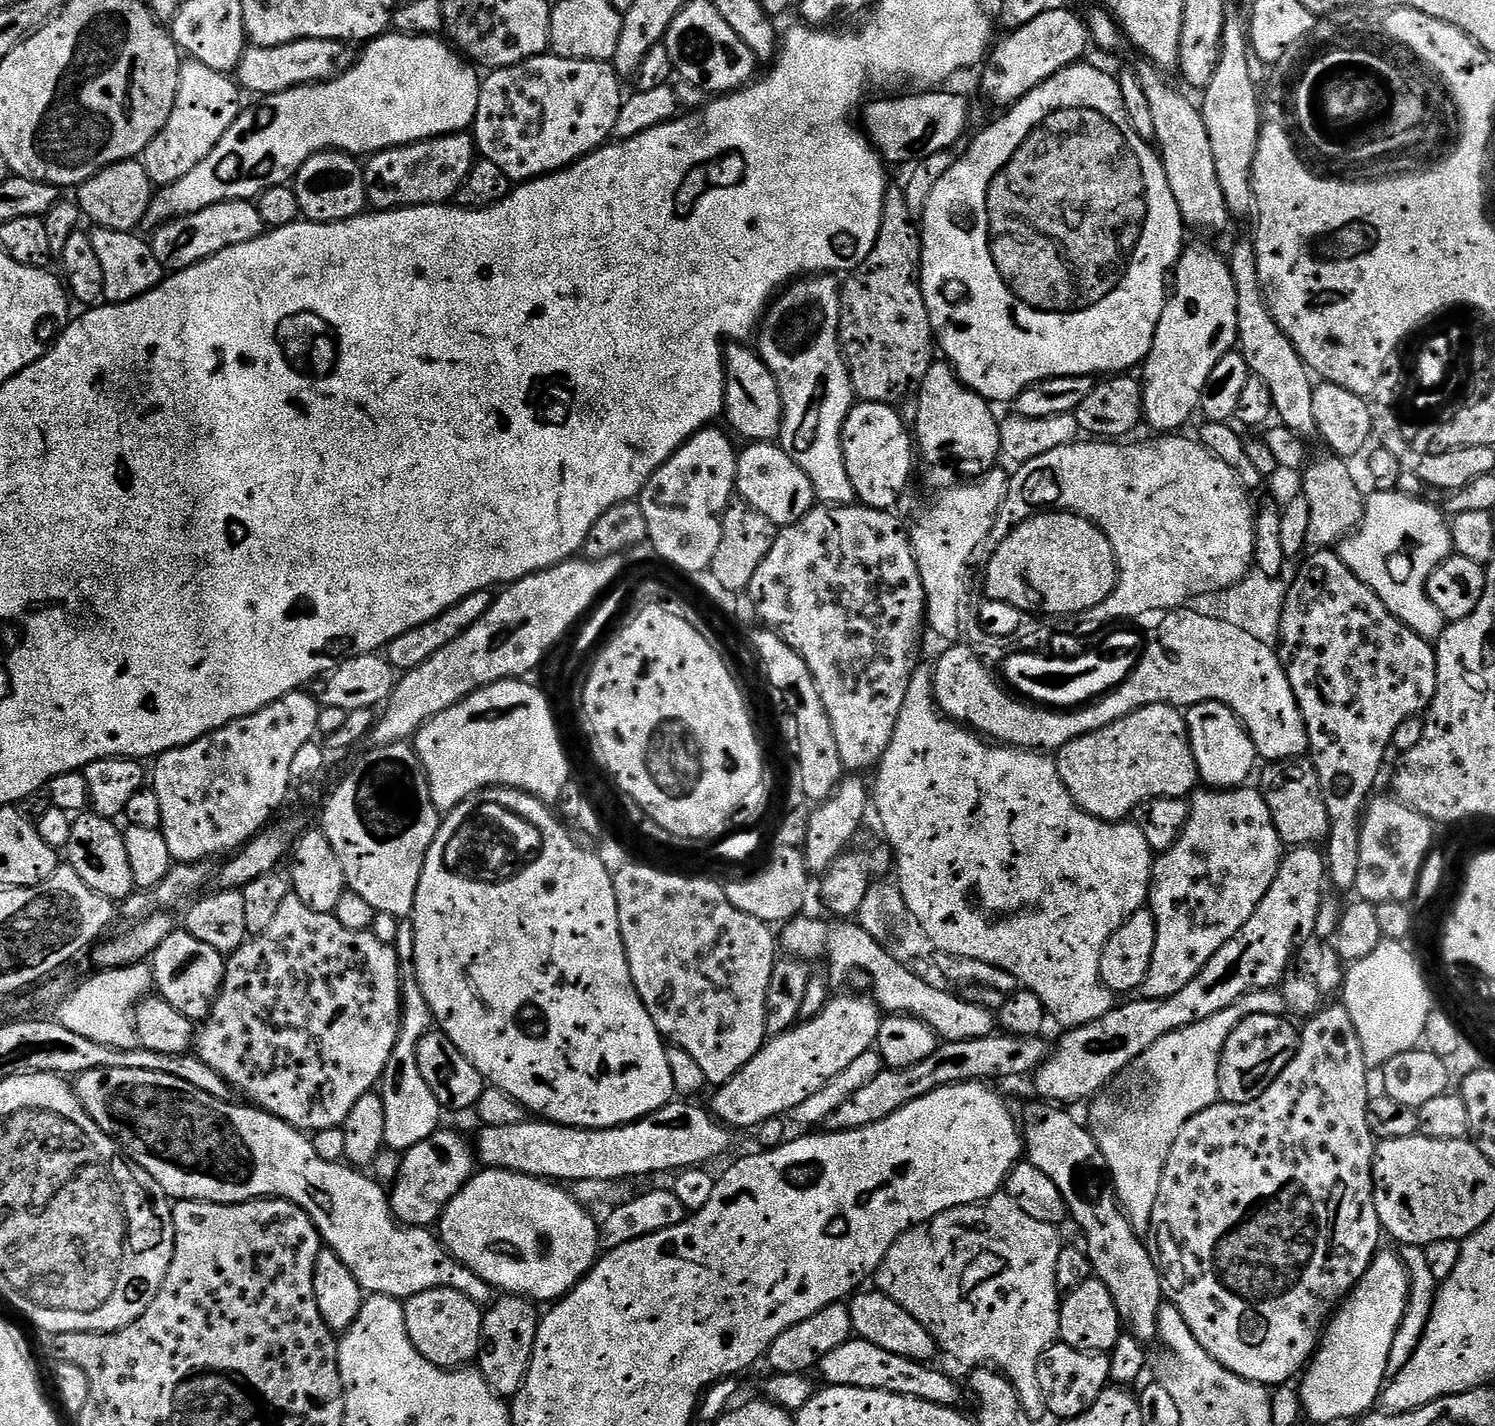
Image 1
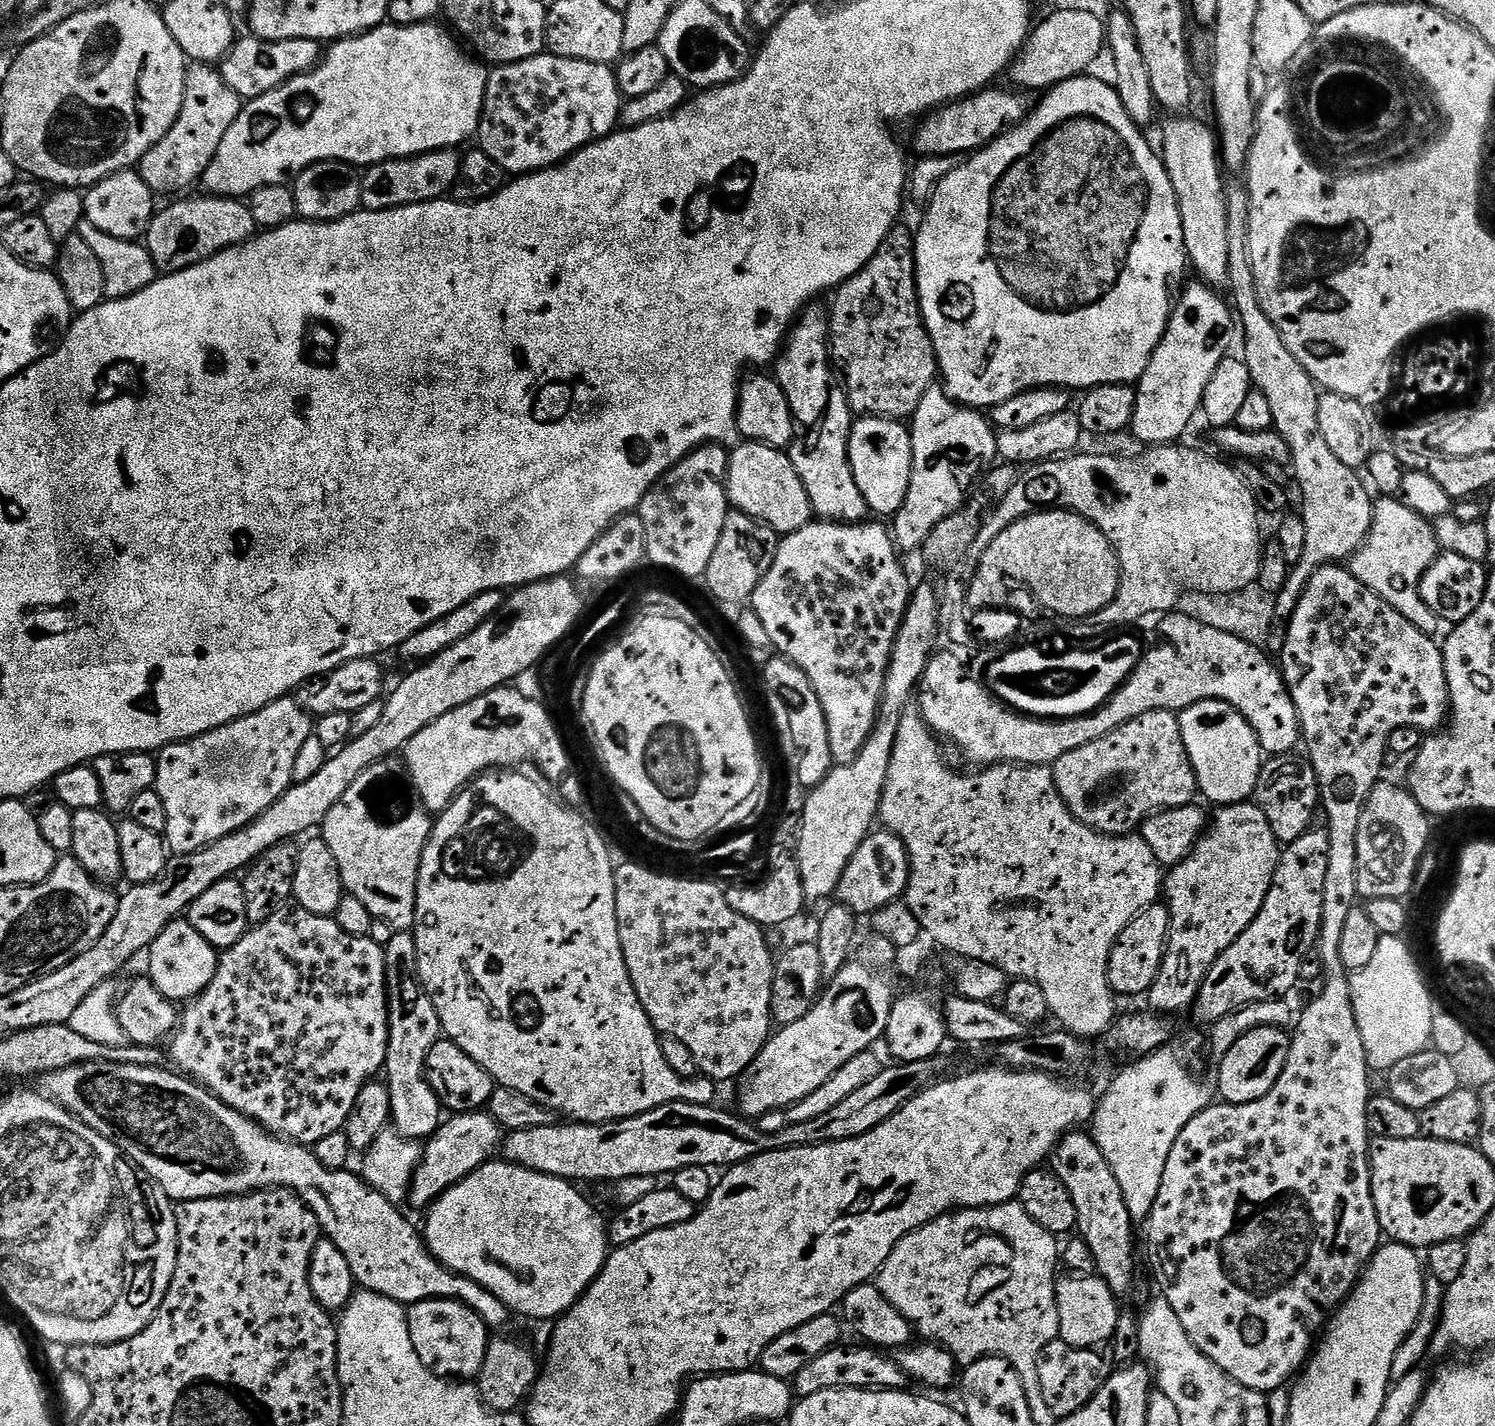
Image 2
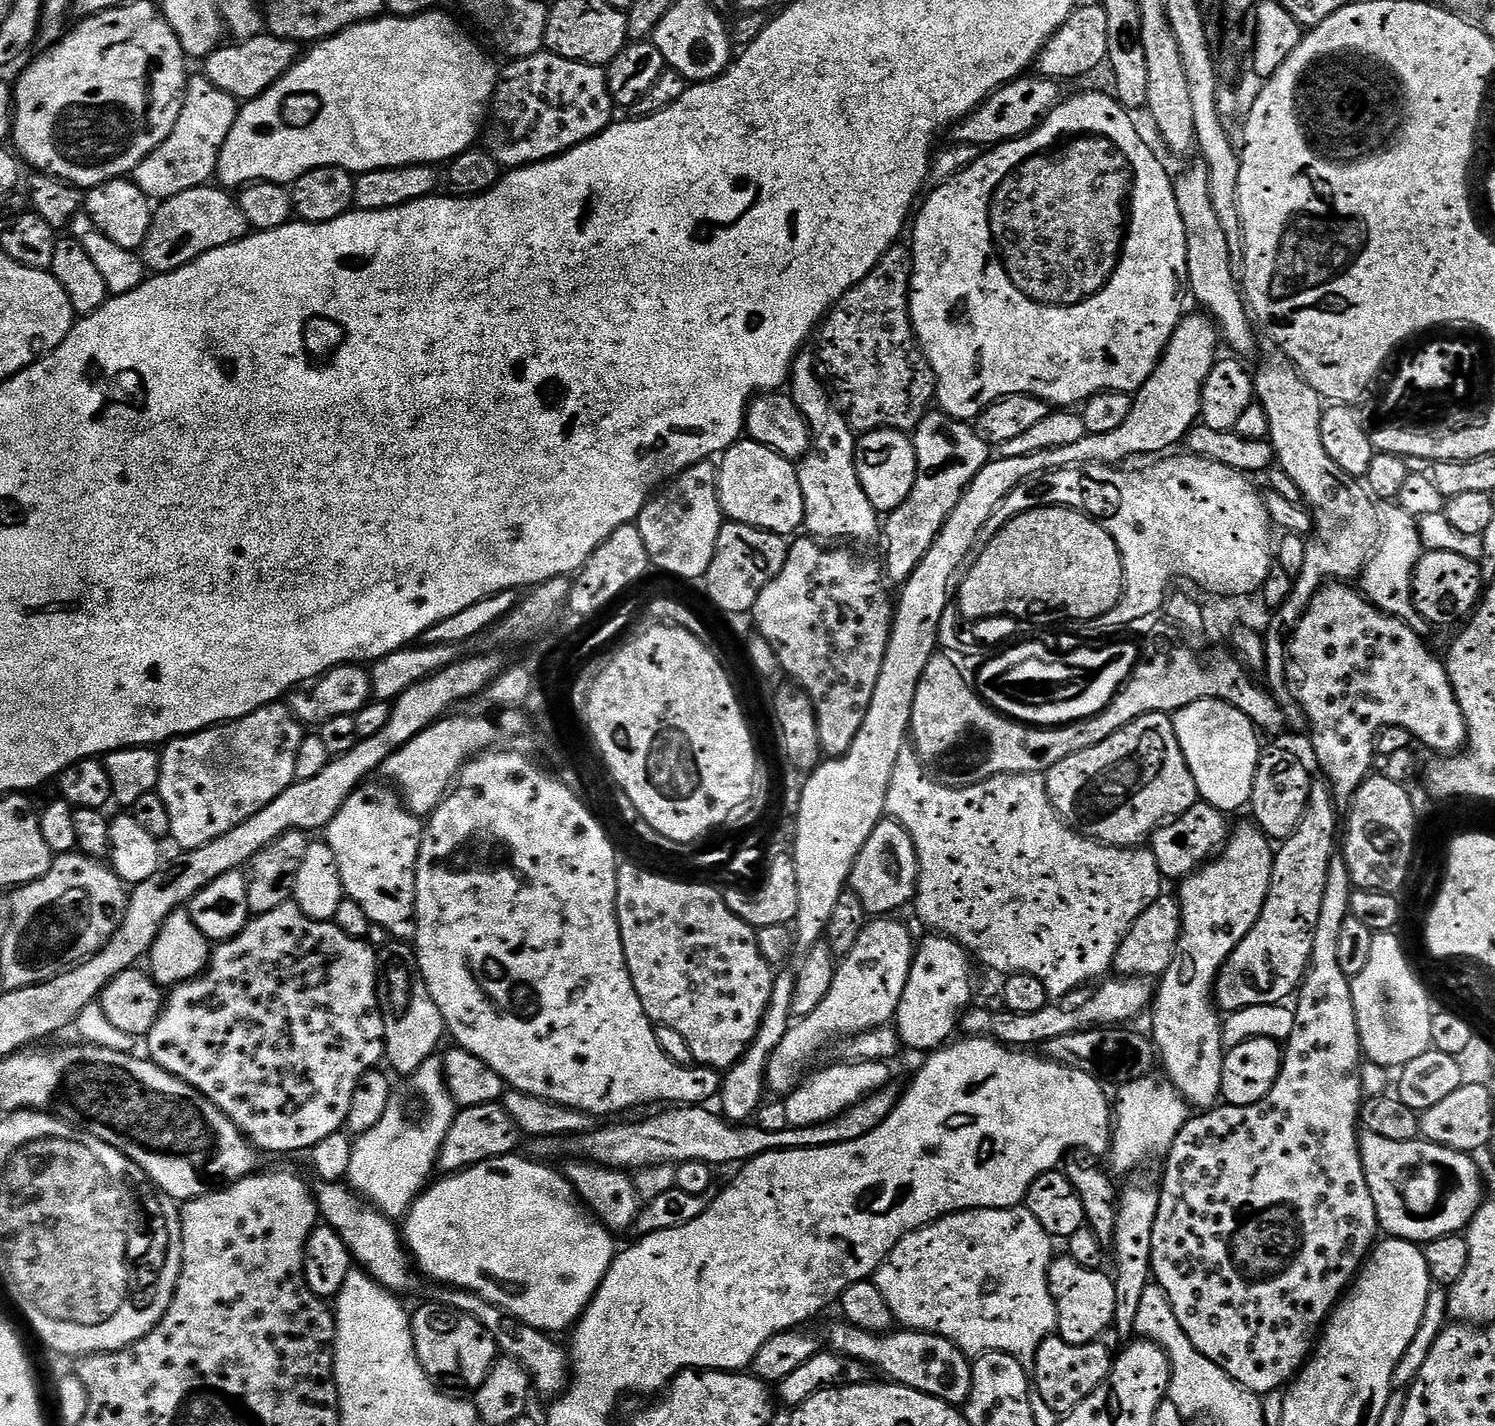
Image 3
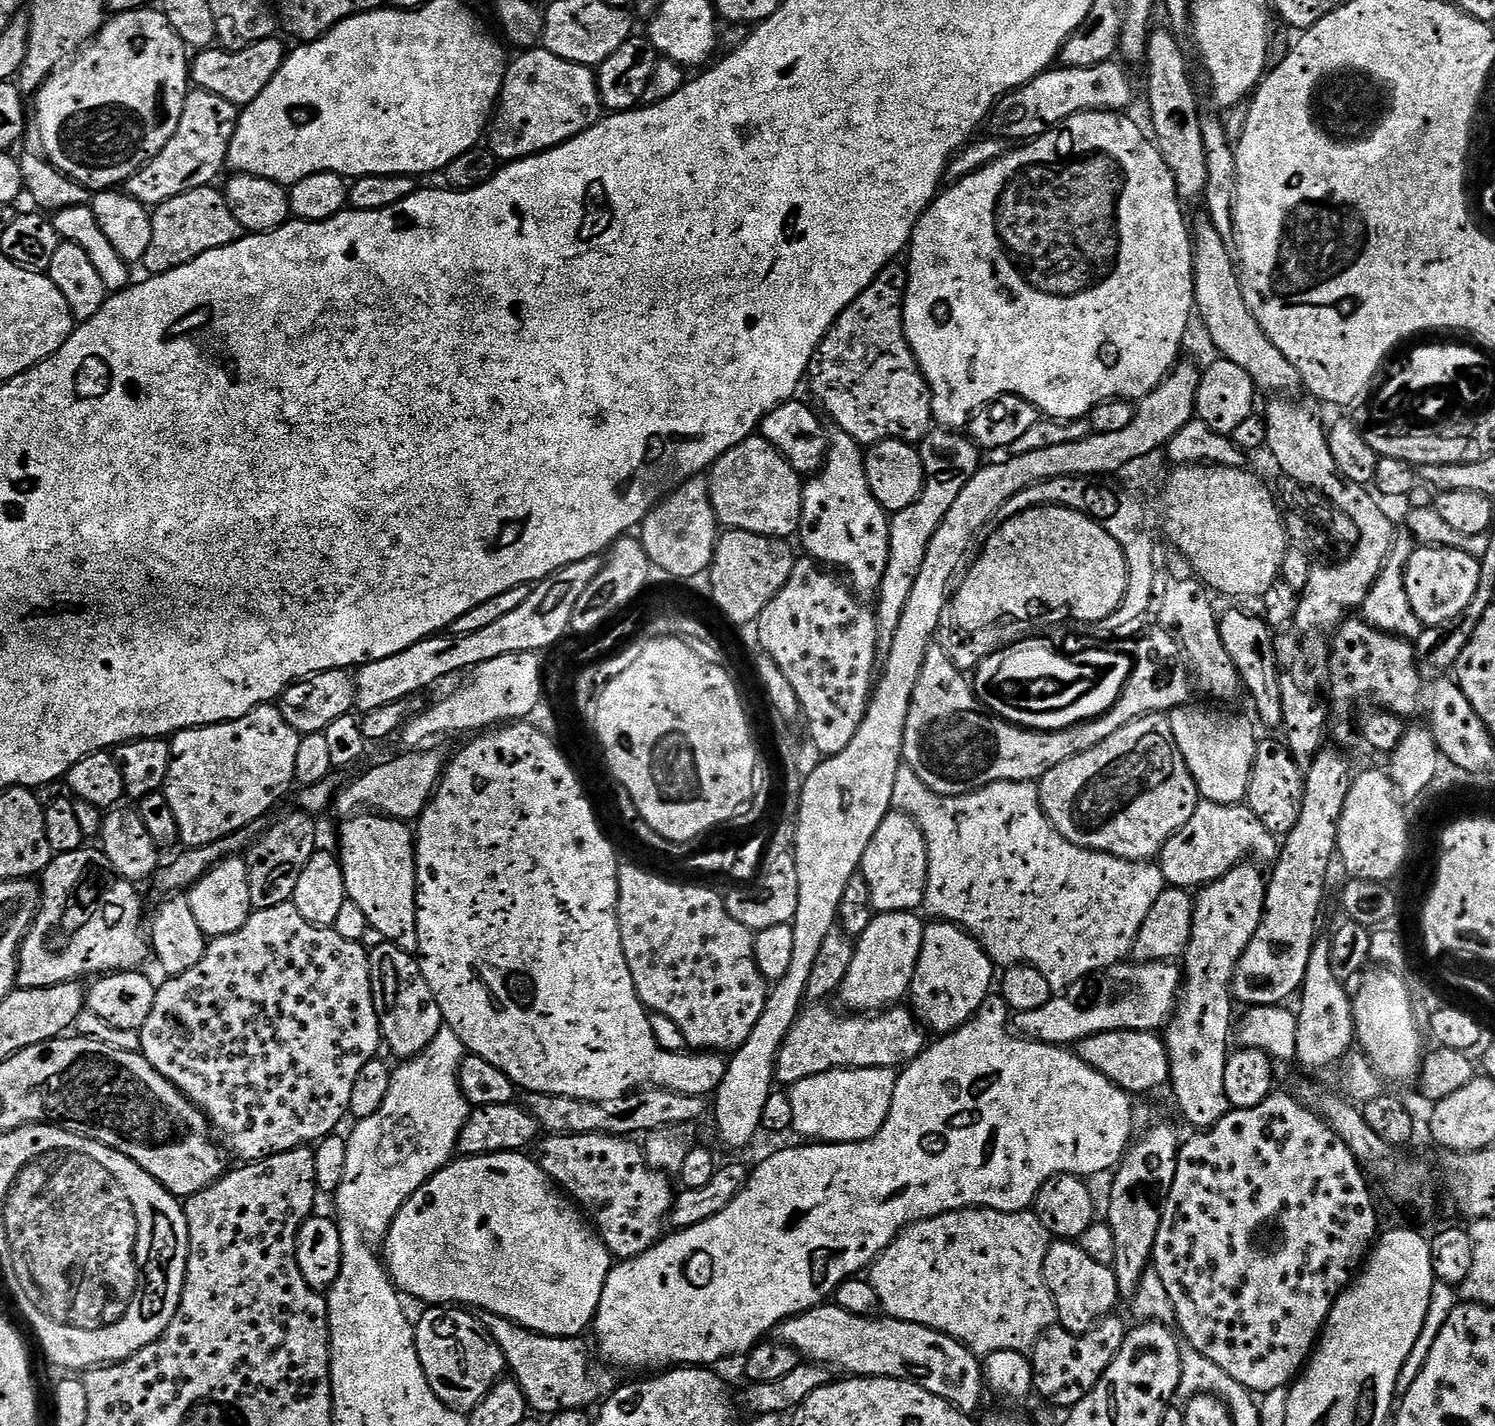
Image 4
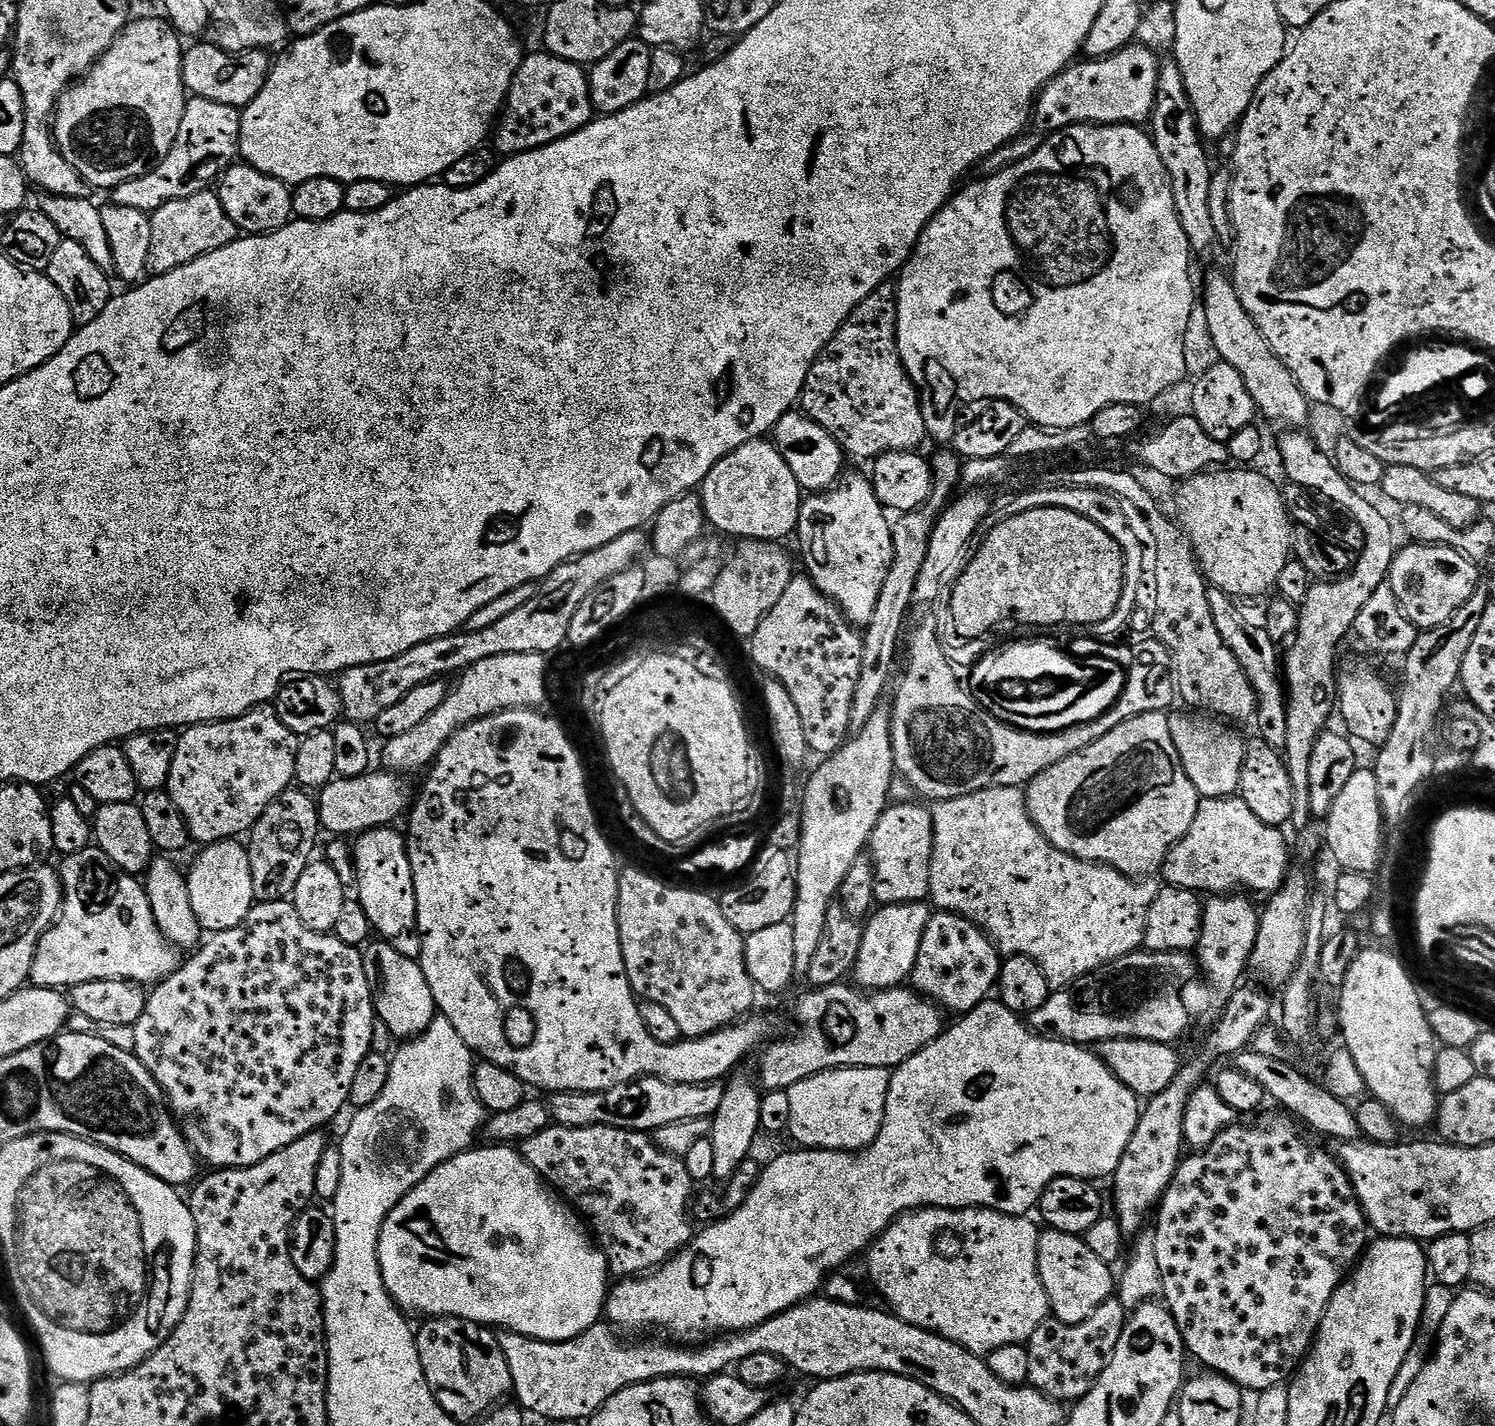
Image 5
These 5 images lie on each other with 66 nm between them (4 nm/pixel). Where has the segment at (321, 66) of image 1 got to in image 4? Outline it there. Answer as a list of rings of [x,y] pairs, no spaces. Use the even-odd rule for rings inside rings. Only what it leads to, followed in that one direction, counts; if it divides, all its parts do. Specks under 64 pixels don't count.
[[[280,38],[254,42],[241,52],[230,52],[219,46],[197,51],[190,60],[190,80],[195,87],[210,90],[210,94],[218,94],[218,98],[226,98],[226,102],[237,106],[246,106],[270,86],[270,78],[278,74],[286,55],[286,47]]]

